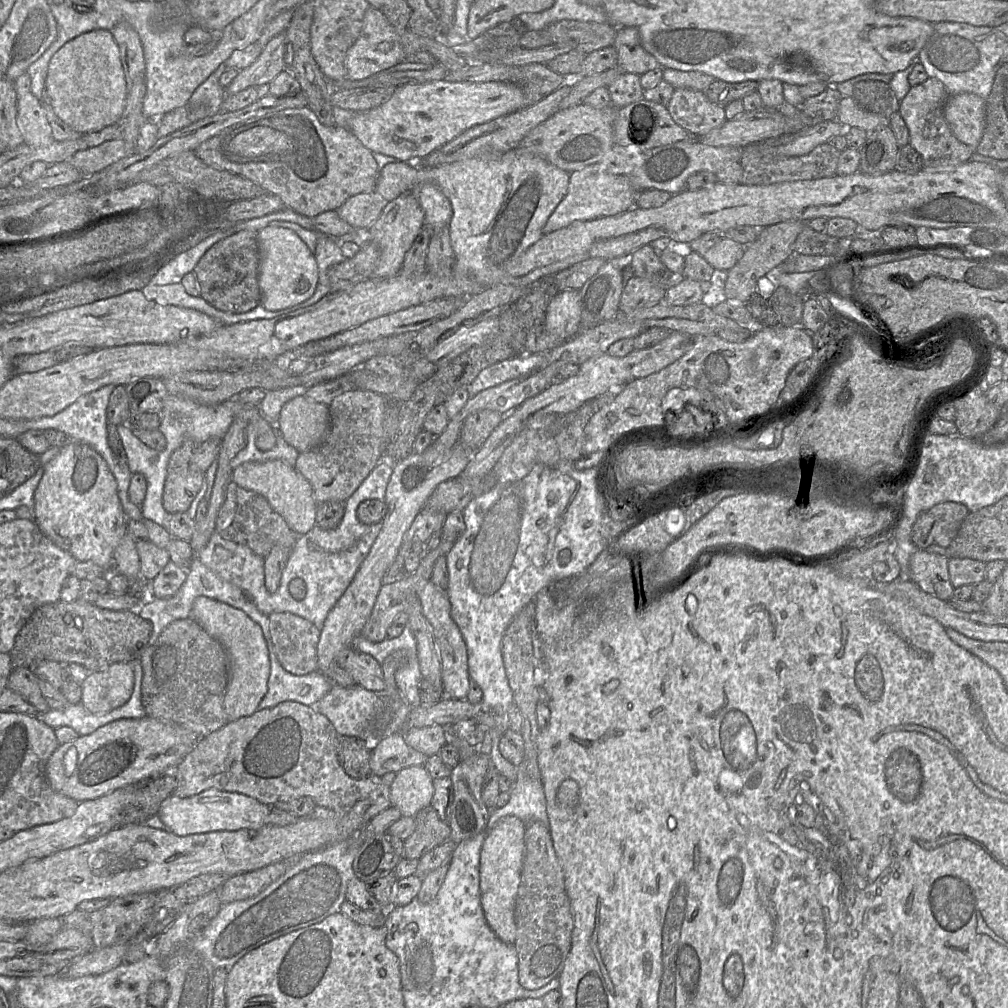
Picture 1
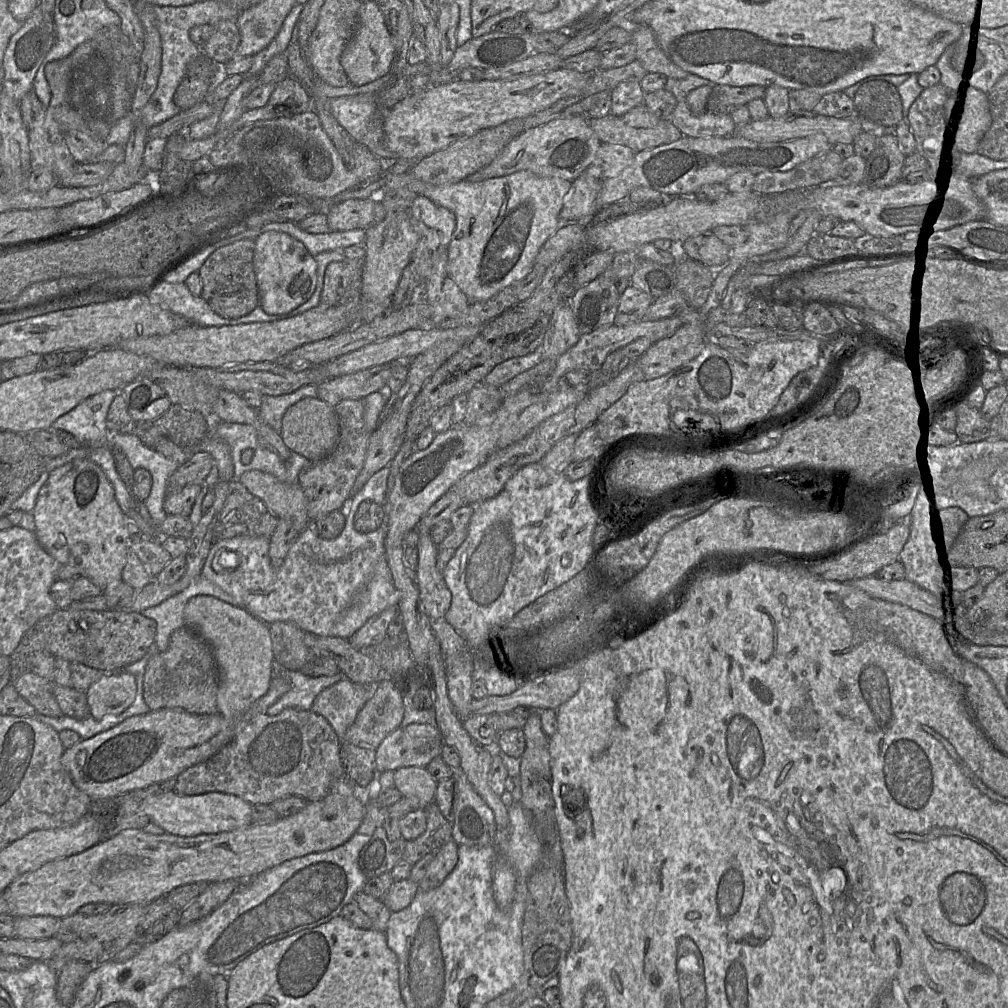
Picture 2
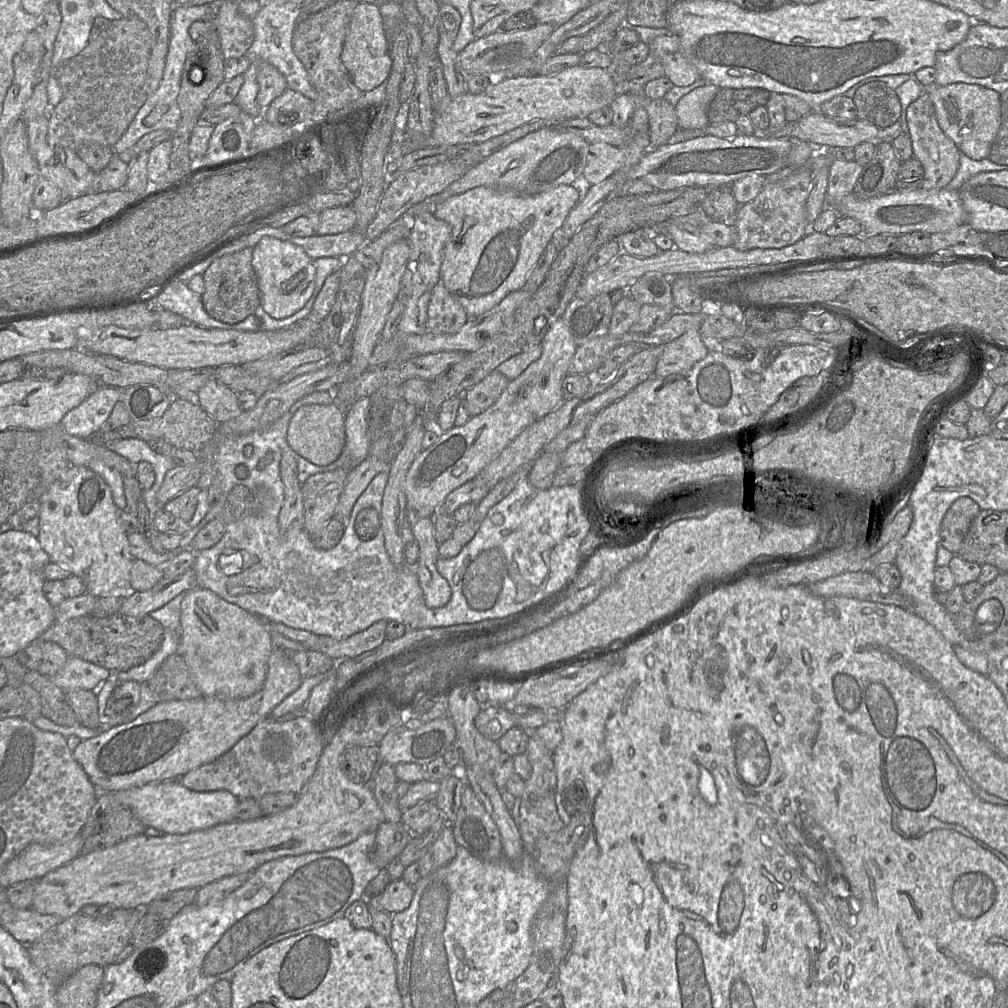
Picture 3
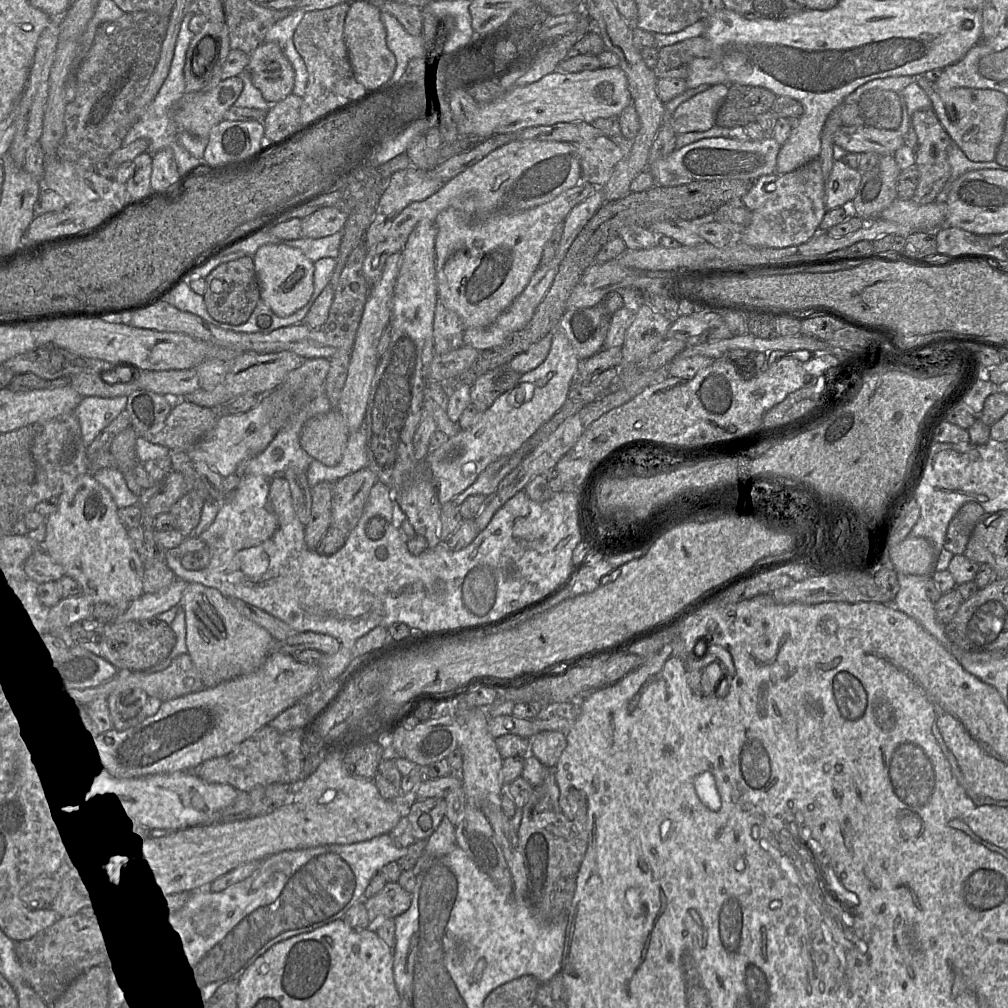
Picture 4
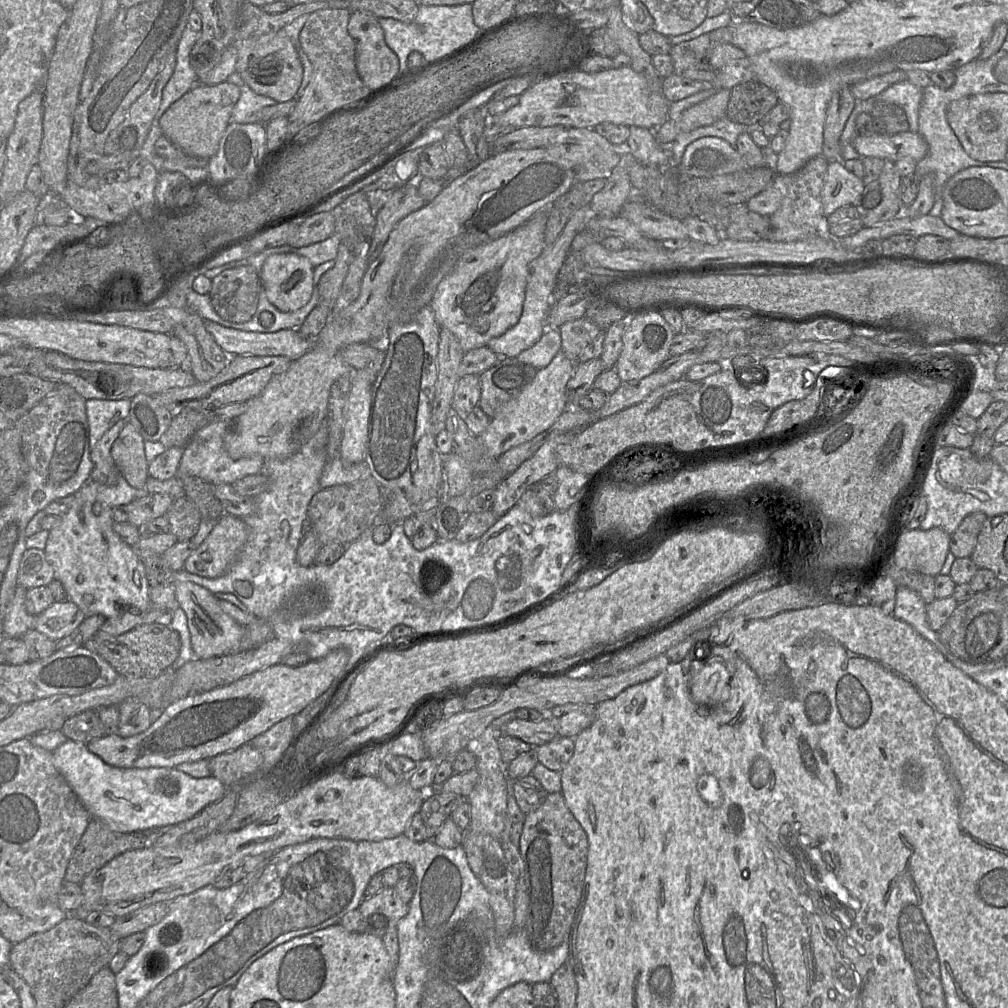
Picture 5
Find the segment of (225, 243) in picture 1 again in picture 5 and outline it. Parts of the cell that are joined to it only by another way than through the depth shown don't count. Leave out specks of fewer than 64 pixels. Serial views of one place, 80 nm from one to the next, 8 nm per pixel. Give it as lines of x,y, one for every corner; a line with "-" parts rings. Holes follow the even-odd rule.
251,265
226,269
211,281
208,295
221,318
233,323
251,319
261,290
258,273

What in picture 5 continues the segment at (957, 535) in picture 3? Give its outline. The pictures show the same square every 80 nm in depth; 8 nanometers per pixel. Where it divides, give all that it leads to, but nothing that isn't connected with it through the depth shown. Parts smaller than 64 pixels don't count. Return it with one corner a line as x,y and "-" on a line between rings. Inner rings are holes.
982,512
967,515
950,535
950,552
955,558
971,558
977,537
987,516

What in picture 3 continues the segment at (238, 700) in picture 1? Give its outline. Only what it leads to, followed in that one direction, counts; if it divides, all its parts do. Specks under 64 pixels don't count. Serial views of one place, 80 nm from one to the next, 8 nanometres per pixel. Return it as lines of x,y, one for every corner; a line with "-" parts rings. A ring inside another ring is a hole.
200,587
190,590
182,600
180,621
180,647
176,653
183,656
203,696
237,700
263,687
274,648
264,621

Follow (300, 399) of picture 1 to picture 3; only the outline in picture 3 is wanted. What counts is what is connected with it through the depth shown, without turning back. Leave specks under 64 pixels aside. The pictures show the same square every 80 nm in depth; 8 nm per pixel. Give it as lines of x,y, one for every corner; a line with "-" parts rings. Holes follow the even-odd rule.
338,403
304,405
292,415
287,429
287,442
291,449
318,466
328,466
342,454
346,443
345,411

